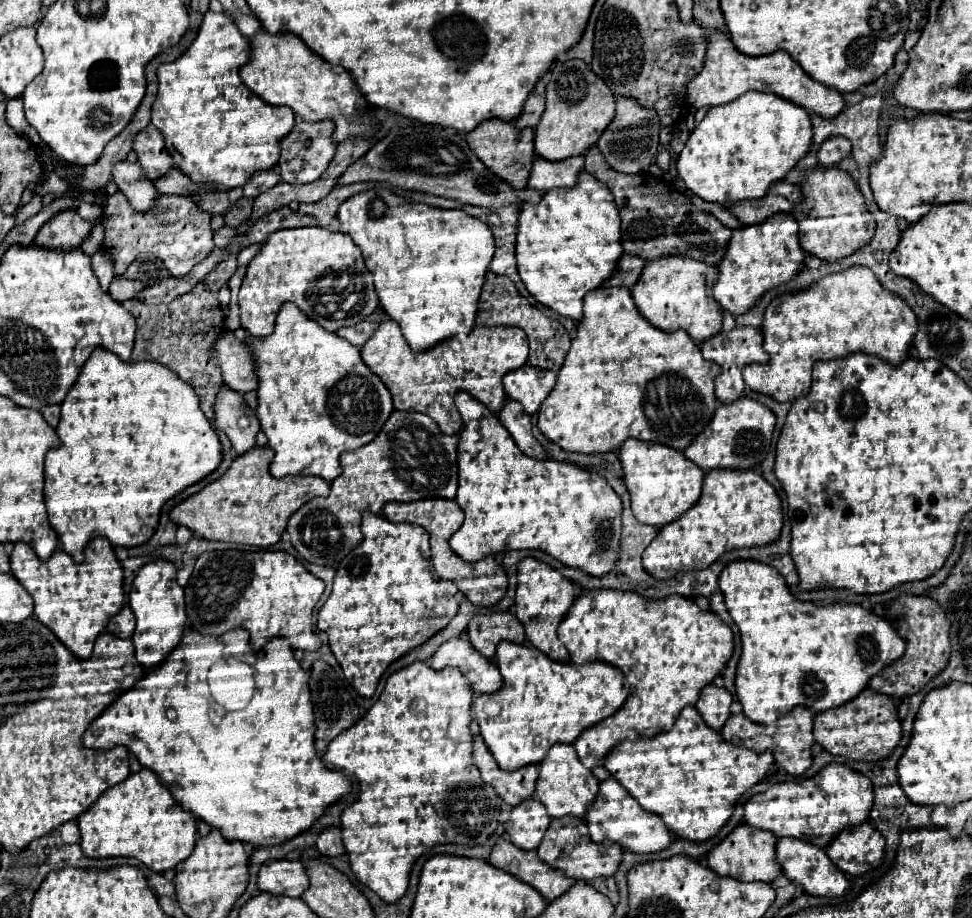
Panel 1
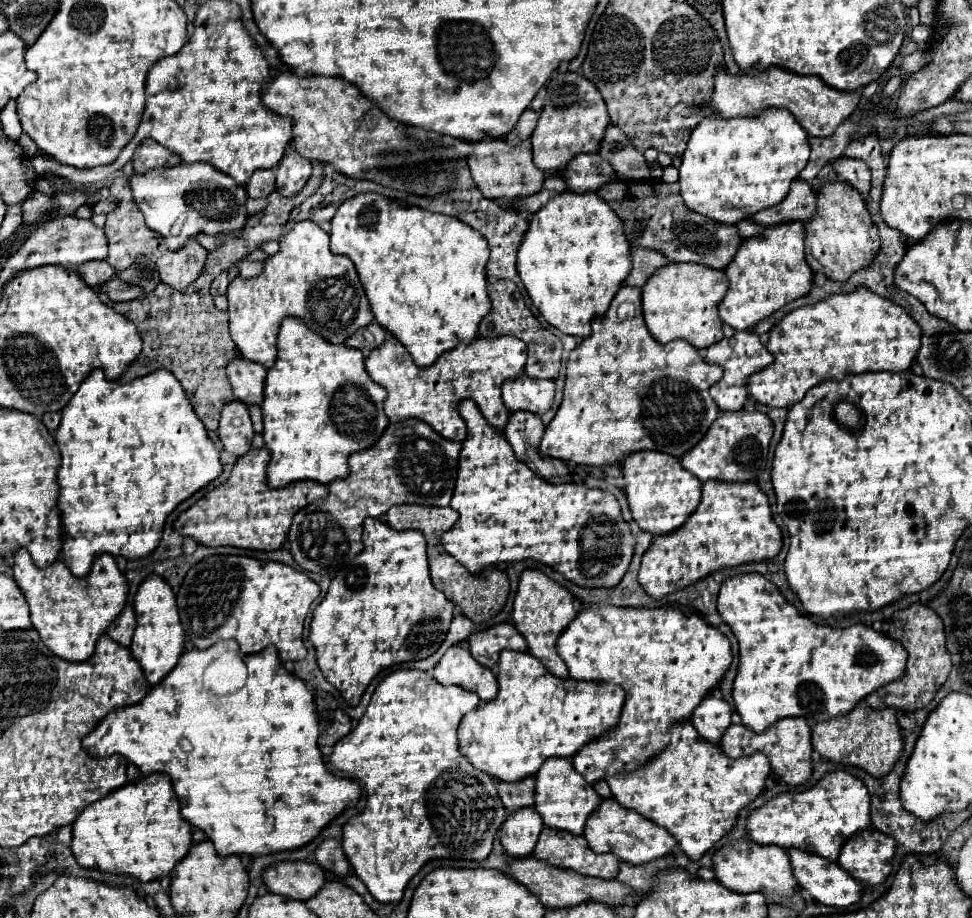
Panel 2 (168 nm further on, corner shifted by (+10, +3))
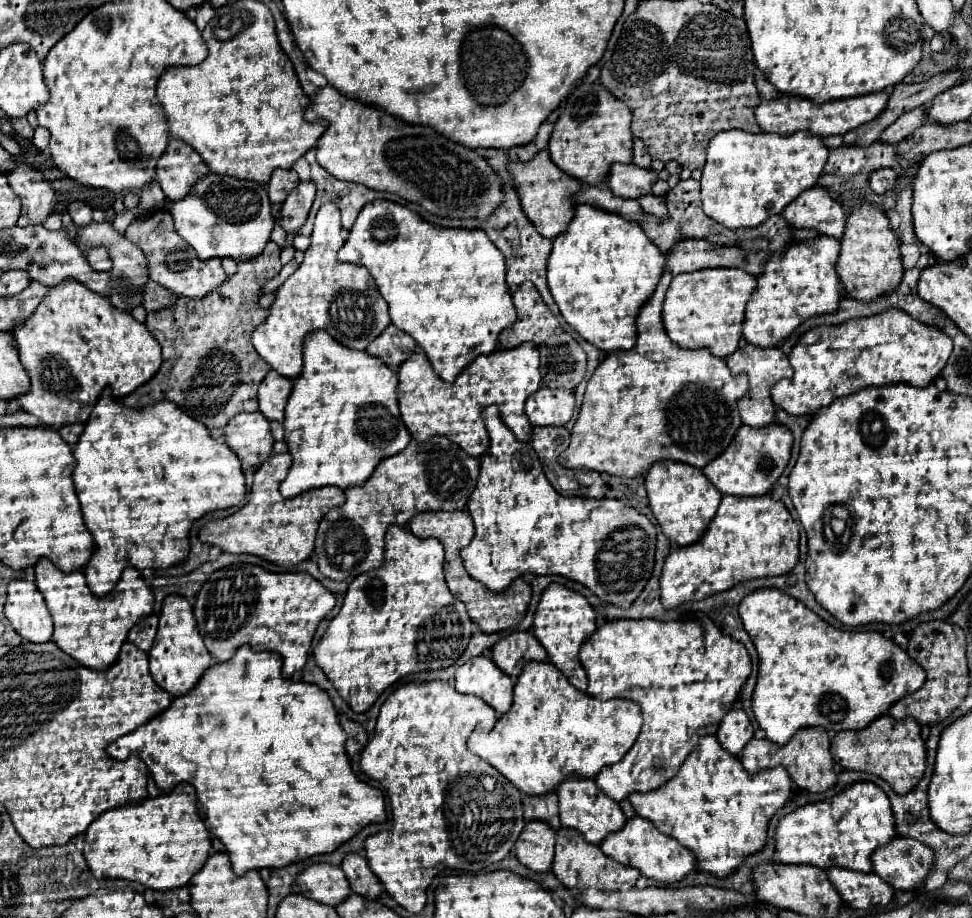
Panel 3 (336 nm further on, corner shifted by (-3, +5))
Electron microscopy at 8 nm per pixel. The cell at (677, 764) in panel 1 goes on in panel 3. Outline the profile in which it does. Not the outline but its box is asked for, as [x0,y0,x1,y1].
[630,735,790,878]

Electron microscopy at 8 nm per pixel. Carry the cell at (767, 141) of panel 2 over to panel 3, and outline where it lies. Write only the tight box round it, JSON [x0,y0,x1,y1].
[702,130,828,230]

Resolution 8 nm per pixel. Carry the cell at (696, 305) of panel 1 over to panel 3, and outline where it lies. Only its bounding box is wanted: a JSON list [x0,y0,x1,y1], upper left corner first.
[664,268,756,358]

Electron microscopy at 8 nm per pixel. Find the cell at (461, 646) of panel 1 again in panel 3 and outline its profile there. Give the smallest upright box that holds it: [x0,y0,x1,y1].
[454,656,512,716]

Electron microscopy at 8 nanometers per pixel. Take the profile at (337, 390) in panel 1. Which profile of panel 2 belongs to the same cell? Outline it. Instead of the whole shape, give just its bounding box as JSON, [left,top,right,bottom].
[261,318,389,488]

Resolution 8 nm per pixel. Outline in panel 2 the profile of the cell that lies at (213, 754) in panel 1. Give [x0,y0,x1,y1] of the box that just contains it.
[83,638,361,856]

